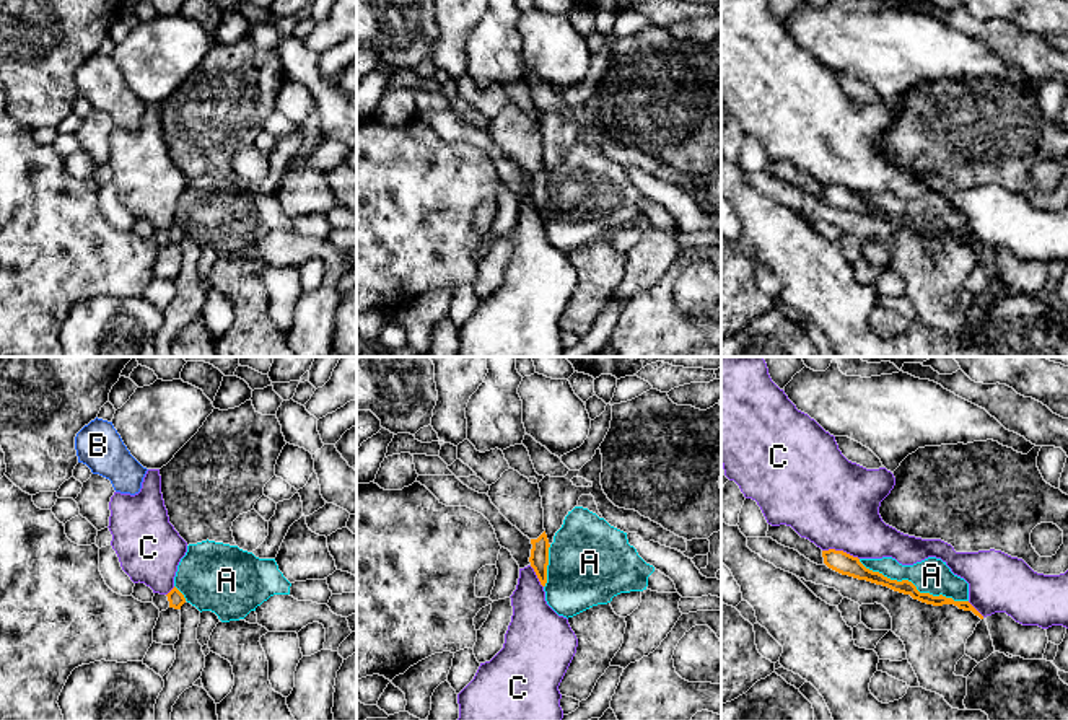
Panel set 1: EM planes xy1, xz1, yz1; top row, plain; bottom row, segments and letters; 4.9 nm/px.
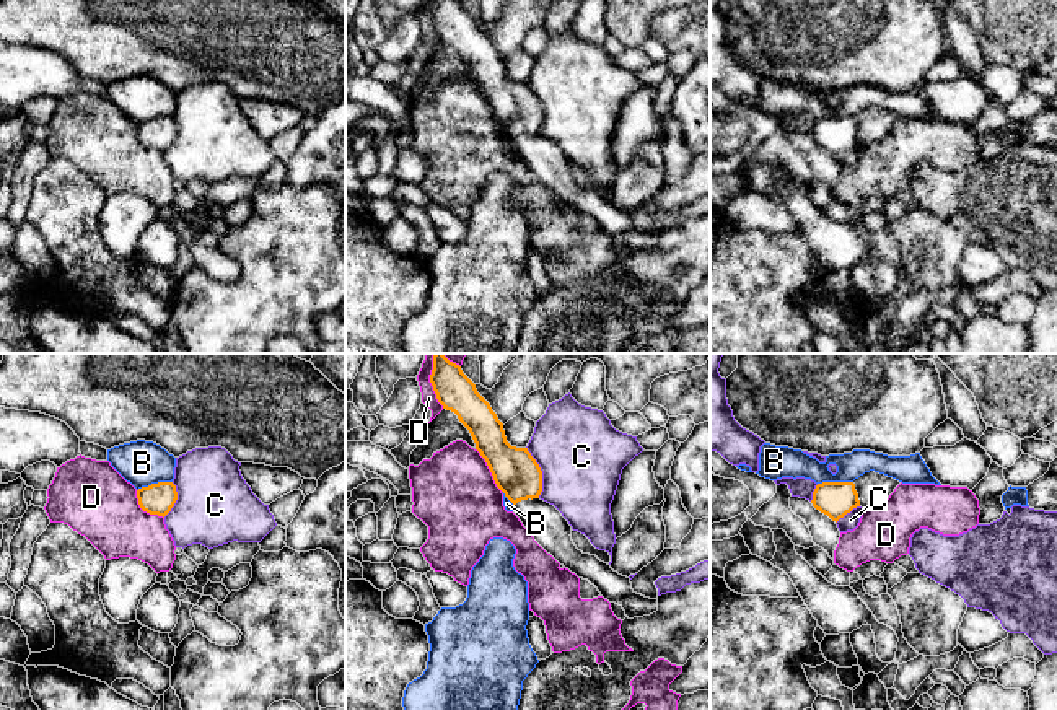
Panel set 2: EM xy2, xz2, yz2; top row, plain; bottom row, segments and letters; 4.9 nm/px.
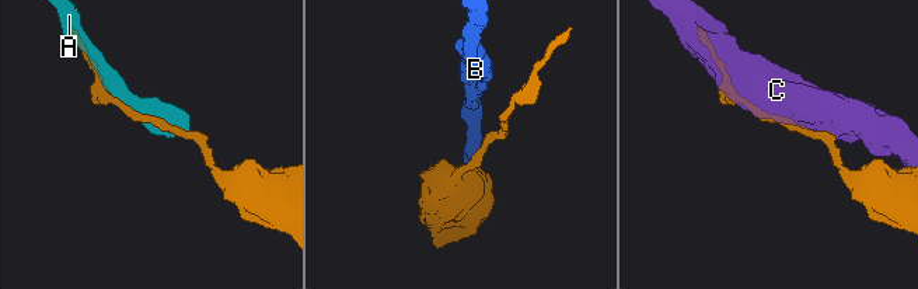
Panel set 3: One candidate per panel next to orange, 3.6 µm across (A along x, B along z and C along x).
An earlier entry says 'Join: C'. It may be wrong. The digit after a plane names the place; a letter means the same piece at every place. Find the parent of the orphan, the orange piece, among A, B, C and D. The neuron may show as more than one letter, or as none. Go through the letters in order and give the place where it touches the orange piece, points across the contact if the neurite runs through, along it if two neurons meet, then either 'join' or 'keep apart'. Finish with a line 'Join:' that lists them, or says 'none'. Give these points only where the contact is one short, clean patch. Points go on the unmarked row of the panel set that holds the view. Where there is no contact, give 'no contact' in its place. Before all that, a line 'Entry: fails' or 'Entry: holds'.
Entry: fails
A: contact yz1 (914, 220); keep apart
B: contact xy2 (153, 119); keep apart
C: contact xz2 (541, 108); keep apart
D: contact xz2 (432, 20); keep apart
Join: none

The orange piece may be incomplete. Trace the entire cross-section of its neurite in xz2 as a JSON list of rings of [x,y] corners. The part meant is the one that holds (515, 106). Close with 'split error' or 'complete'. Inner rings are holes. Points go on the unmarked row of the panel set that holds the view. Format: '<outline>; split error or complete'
[[[433,0],[430,18],[443,44],[454,47],[469,65],[497,122],[513,138],[513,148],[534,176],[560,200],[594,220],[604,234],[619,239],[629,254],[656,248],[658,234],[637,230],[630,213],[619,210],[596,191],[577,184],[568,156],[554,140],[539,134],[539,99],[528,83],[516,83],[507,77],[503,59],[461,2]]]; split error

